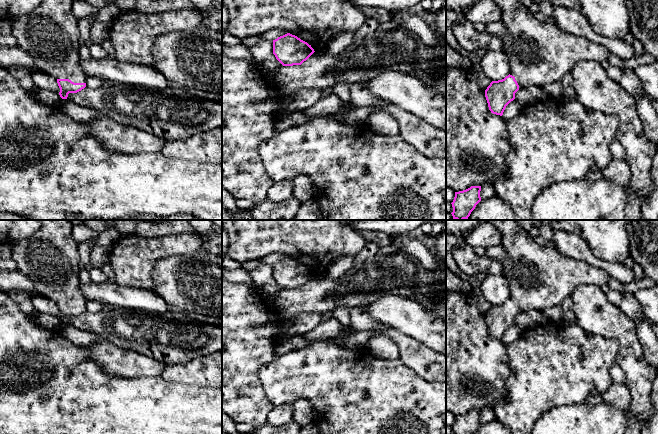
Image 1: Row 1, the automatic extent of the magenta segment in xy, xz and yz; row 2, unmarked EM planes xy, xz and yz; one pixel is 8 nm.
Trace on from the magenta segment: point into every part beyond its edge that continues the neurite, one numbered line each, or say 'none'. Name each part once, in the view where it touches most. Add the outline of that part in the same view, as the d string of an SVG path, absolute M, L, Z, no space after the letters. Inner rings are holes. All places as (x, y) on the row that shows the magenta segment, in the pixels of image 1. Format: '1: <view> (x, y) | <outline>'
1: xy (50, 34) | M41 0L41 4L27 16L11 20L12 34L17 45L27 51L37 62L39 71L57 79L69 79L74 83L86 83L88 75L79 62L82 44L78 20L72 12L73 0Z

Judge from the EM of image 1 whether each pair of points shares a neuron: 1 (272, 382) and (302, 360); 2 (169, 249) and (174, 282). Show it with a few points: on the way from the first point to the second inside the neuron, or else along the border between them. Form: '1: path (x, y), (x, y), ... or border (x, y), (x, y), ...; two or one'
1: path (279, 380), (283, 379), (295, 367); one
2: border (193, 253), (169, 255), (159, 258), (152, 271); two

